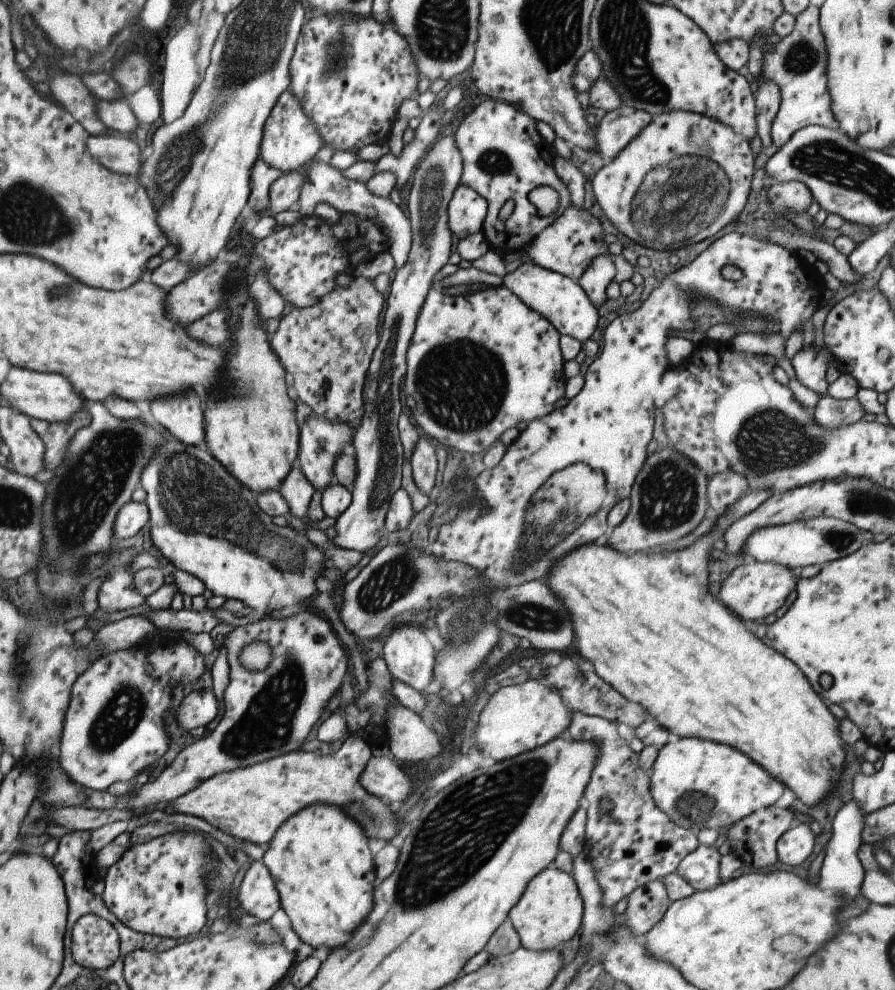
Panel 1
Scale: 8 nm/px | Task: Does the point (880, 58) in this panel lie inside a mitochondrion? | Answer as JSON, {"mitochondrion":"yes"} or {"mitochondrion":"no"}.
{"mitochondrion":"no"}

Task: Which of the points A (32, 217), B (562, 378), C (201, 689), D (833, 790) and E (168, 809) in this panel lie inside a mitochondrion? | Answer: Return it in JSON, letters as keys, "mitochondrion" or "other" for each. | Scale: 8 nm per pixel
{"A":"mitochondrion","B":"other","C":"other","D":"other","E":"other"}

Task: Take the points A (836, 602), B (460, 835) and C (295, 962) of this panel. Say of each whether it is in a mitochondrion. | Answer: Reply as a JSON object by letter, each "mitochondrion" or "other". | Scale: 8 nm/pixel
{"A":"other","B":"mitochondrion","C":"other"}

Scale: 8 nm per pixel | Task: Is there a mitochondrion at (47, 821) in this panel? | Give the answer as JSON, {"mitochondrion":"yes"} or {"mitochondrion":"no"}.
{"mitochondrion":"no"}

